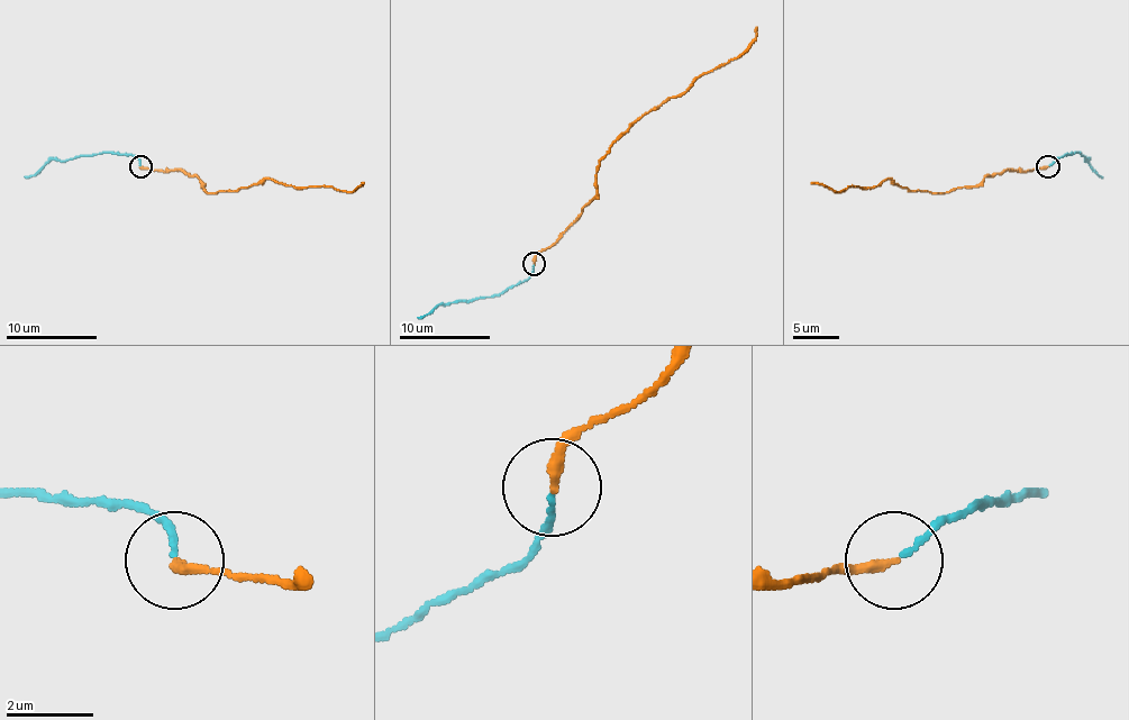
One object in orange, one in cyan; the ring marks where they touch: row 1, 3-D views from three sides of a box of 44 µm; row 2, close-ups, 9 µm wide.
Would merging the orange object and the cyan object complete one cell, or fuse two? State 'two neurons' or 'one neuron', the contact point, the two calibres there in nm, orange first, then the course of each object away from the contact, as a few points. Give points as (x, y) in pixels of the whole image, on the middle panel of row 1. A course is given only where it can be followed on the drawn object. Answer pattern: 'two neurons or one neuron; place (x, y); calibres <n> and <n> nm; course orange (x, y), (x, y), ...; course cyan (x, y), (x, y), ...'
one neuron; place (534, 264); calibres 240 and 110 nm; course orange (534, 263), (595, 194), (595, 170), (609, 145), (702, 74), (741, 54), (755, 37), (757, 26); course cyan (534, 265), (527, 279), (498, 295), (440, 304), (418, 318)

